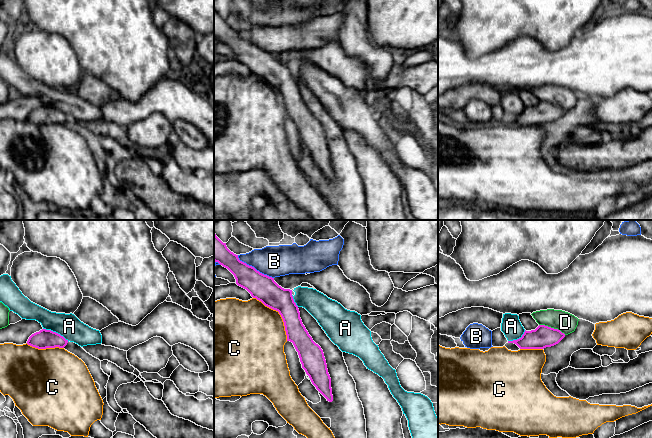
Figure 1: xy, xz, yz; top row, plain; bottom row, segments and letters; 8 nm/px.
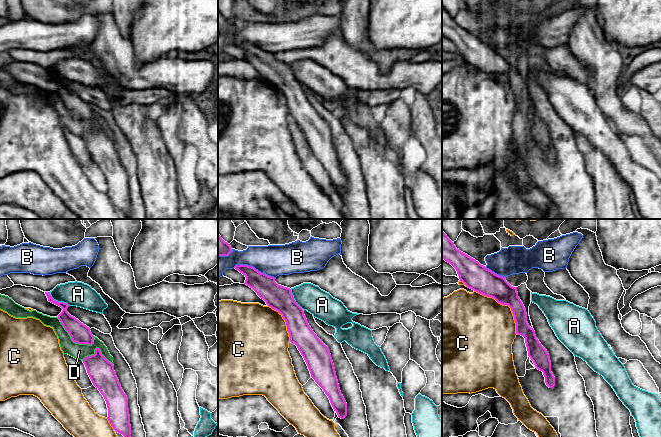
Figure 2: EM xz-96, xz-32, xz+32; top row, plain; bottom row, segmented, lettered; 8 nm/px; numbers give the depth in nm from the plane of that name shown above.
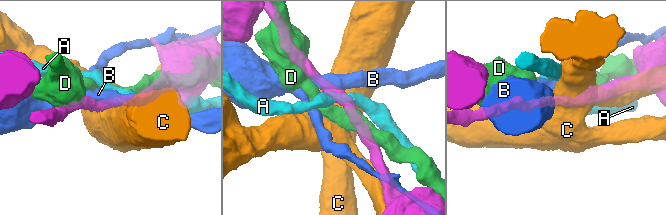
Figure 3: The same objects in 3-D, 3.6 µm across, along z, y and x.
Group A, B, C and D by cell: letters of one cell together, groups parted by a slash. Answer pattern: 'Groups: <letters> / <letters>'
Groups: A / B / C / D

